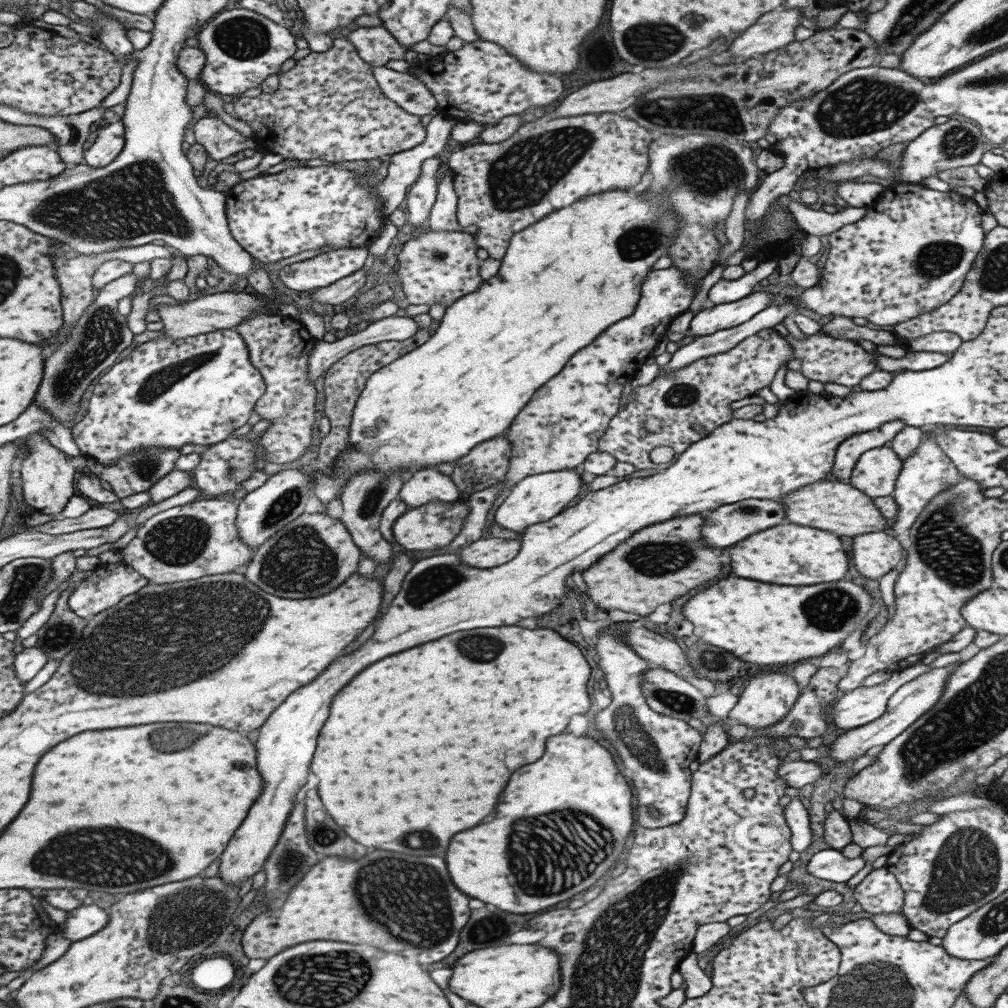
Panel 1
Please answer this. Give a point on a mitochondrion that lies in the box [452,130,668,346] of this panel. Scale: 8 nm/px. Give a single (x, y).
(636, 243)

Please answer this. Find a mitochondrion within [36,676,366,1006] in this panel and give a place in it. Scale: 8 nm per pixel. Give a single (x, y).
(190, 917)

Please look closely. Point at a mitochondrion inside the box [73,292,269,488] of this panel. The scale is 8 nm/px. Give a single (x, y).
(158, 383)

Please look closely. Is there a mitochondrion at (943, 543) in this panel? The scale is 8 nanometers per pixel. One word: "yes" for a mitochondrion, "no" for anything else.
yes

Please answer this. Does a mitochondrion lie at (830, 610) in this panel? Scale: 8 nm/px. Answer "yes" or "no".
yes

